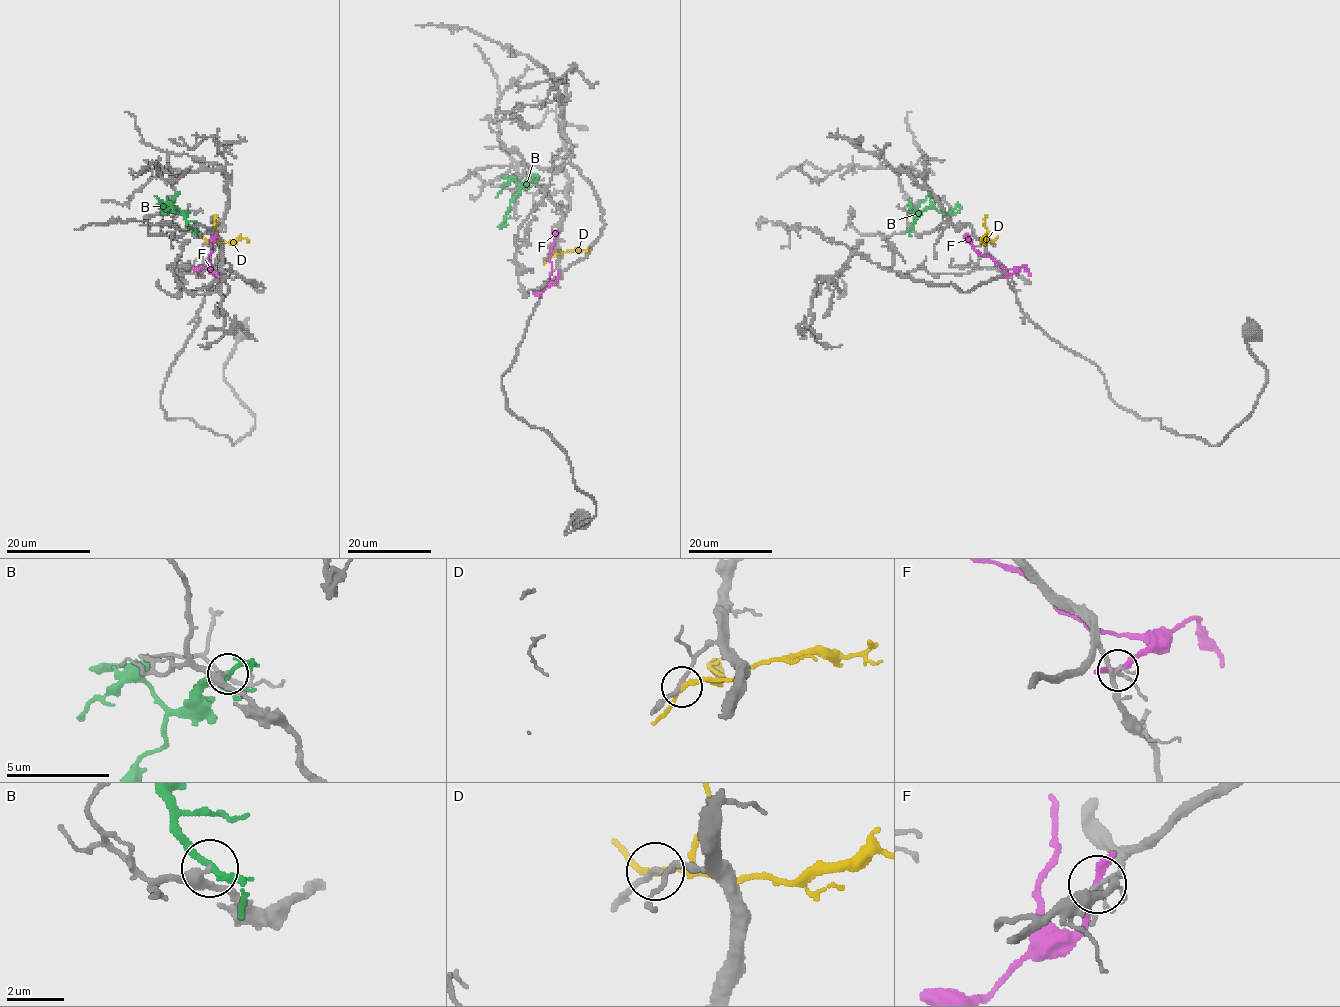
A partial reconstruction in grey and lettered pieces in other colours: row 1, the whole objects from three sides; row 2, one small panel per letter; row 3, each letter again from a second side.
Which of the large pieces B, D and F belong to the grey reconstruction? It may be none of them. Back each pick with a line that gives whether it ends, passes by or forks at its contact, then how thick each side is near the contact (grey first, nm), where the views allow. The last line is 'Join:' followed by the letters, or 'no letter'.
Join: no letter

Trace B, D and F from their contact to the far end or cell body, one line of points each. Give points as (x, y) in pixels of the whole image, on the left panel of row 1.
B: (191, 229), (177, 208), (170, 208), (163, 214), (157, 205)
D: (208, 240), (245, 238), (246, 242)
F: (218, 276), (209, 269), (208, 258), (216, 233)

